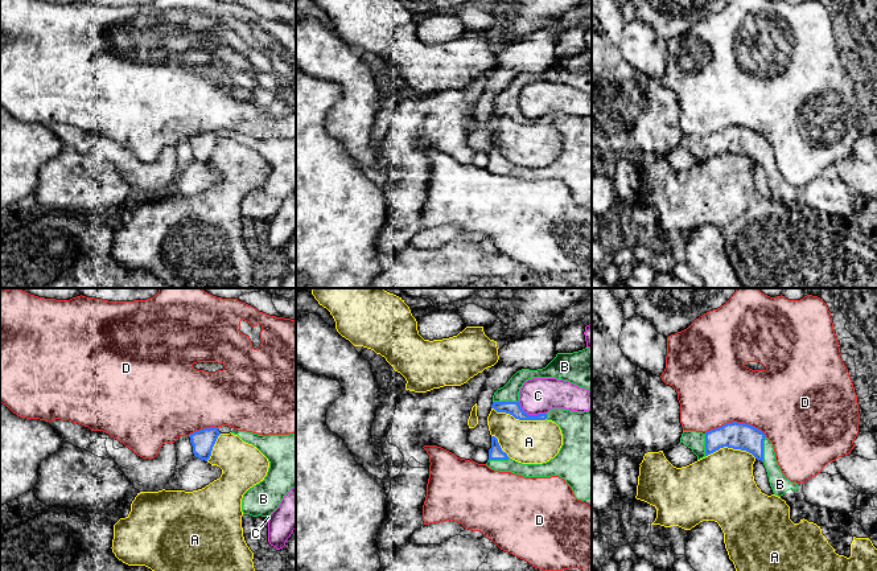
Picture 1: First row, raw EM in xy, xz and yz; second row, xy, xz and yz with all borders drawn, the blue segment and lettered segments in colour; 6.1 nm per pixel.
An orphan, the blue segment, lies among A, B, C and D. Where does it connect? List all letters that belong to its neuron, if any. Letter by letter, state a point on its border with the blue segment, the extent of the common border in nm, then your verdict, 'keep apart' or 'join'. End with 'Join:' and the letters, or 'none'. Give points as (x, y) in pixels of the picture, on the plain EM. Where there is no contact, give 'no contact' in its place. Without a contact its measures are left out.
A: xz (519, 123) | 340 nm | keep apart
B: xz (505, 106) | 160 nm | join
C: xz (530, 119) | 190 nm | keep apart
D: yz (736, 126) | 380 nm | keep apart
Join: B

